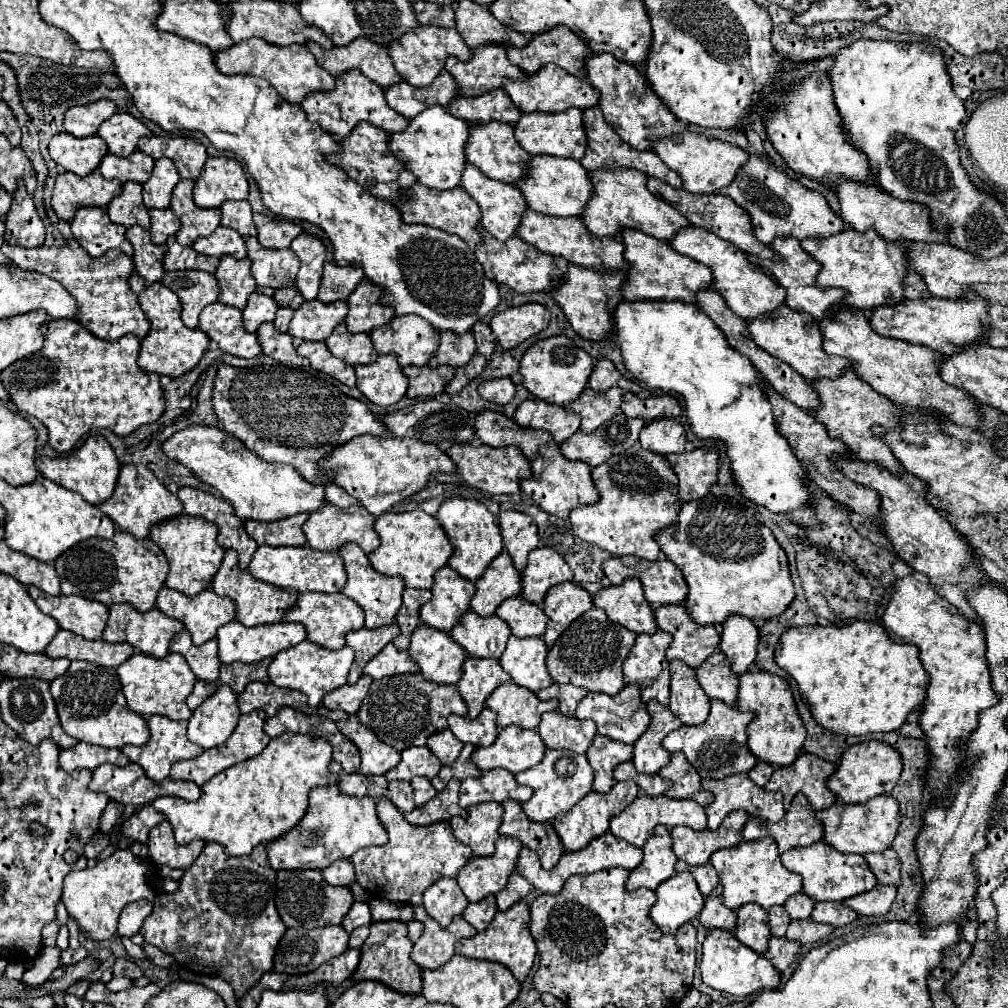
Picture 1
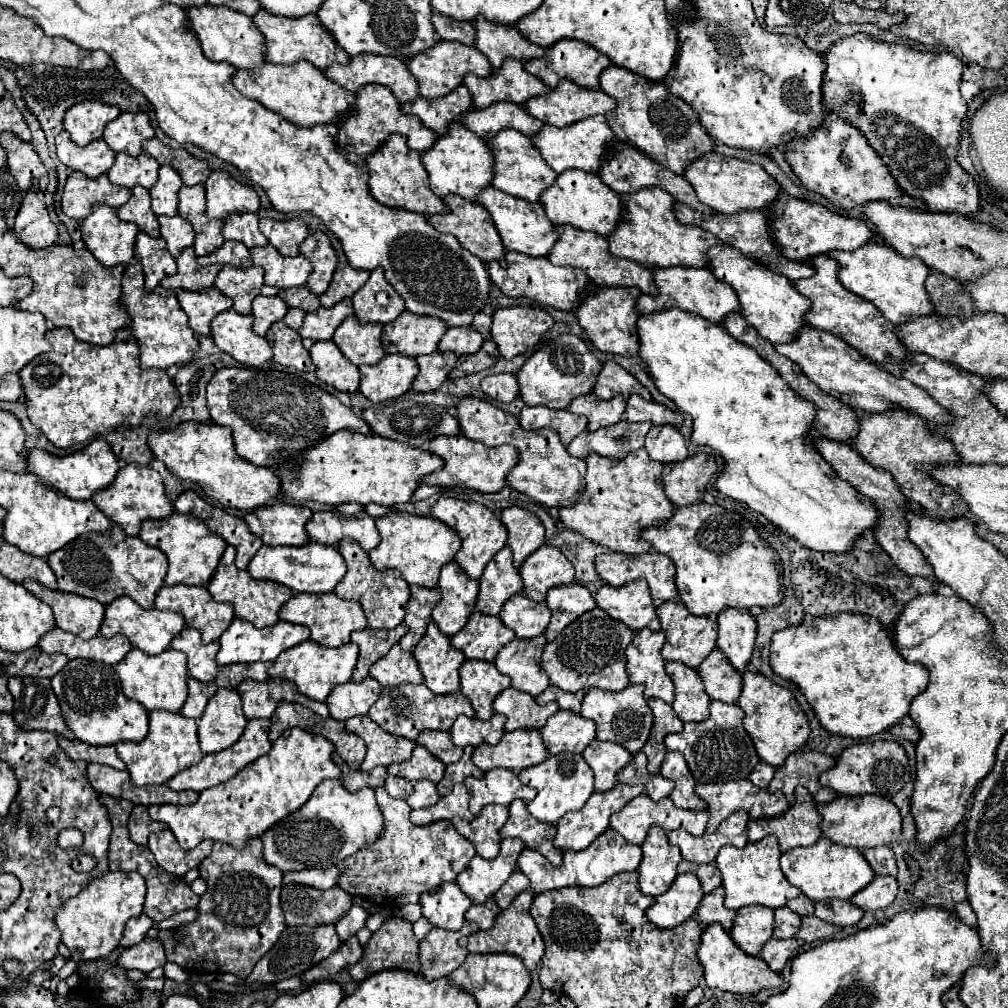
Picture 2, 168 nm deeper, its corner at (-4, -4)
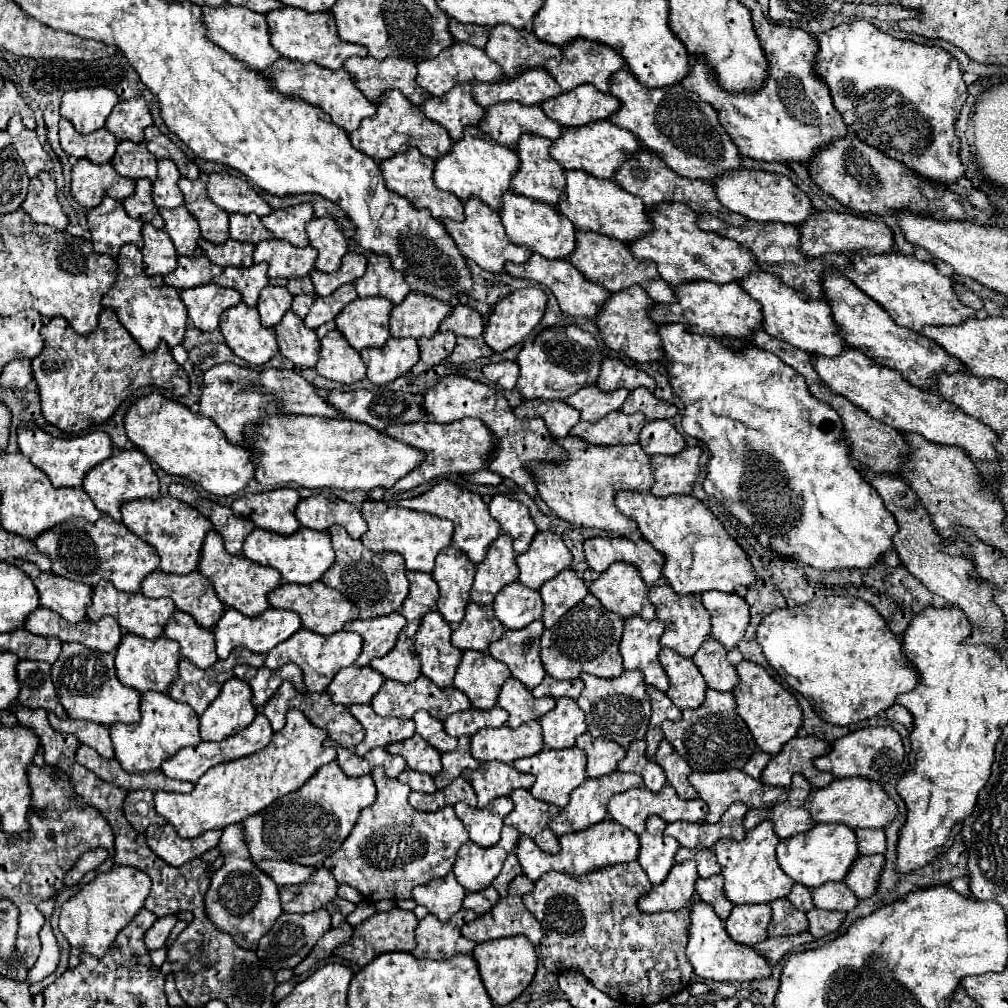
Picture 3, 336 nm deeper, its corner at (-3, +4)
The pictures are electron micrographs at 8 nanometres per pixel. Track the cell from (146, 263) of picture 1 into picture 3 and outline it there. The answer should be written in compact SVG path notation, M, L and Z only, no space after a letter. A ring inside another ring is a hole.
M144 223L142 229L144 235L144 247L142 247L142 259L144 259L144 271L146 275L168 275L178 265L178 257L174 251L174 243L170 235L166 235L164 229L156 229L150 223Z

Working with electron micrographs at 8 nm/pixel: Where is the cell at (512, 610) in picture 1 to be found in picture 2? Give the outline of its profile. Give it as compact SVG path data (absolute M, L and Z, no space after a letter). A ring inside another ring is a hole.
M515 595L503 605L499 617L519 639L533 639L545 633L549 625L549 607L525 595Z

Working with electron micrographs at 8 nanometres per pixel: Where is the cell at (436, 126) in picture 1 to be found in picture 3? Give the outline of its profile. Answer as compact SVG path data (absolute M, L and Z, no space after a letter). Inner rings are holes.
M466 127L464 139L454 143L448 155L436 159L434 169L434 183L438 189L454 193L460 201L466 199L480 199L488 207L500 211L502 209L502 195L510 189L510 181L518 171L518 155L506 147L500 147L488 135L484 135L478 127Z

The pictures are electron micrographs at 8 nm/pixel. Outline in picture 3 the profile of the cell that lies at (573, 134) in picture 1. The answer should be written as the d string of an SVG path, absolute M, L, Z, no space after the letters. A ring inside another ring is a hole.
M598 121L590 123L586 127L576 127L576 129L562 129L562 135L554 141L550 155L568 171L568 169L578 169L586 171L594 177L600 179L612 179L618 167L624 163L624 159L630 159L640 151L640 143L634 137L632 131L622 129L610 121Z

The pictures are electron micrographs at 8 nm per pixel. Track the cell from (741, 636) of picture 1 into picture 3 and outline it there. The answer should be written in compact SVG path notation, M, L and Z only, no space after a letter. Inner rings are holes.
M704 591L700 595L702 605L710 613L712 619L712 637L722 643L726 649L738 645L744 637L746 625L750 621L748 603L744 597L736 593L720 593L720 591Z

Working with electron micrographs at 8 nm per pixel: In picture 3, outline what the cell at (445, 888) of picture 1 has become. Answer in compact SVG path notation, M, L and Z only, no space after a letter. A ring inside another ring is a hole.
M448 873L442 879L432 879L426 885L418 885L412 891L412 899L418 905L424 905L440 921L448 921L454 913L462 909L462 899L466 891L456 881L454 873Z

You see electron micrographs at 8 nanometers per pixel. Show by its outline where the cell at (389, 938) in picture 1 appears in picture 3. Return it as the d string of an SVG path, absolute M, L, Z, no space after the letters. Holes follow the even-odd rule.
M392 907L390 911L376 911L370 919L354 927L354 935L350 937L350 943L342 943L336 947L336 955L342 959L348 959L356 963L358 967L368 965L374 957L388 953L388 951L412 951L416 947L414 943L414 929L418 925L418 919L414 911L404 911L400 907Z

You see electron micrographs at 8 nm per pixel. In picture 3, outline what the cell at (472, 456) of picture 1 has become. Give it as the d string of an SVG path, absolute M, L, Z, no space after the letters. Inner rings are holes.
M460 419L454 423L434 423L434 421L418 421L418 423L406 423L406 425L390 425L386 427L386 431L382 431L386 435L390 435L396 441L402 441L414 449L420 449L426 453L424 461L410 471L410 475L402 477L394 487L390 487L390 491L370 491L372 501L380 501L386 495L394 495L400 491L410 491L422 483L432 481L434 477L440 475L448 475L448 473L476 473L480 469L486 467L486 455L492 453L494 445L496 445L496 437L492 435L490 429L482 427L482 423L478 423L478 419Z

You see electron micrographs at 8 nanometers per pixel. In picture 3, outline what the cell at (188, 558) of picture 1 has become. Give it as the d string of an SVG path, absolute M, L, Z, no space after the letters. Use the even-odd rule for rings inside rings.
M164 495L158 499L134 499L122 505L124 525L136 533L140 539L156 547L160 555L160 569L164 573L192 573L198 569L200 549L206 533L212 529L212 523L200 515L194 507Z

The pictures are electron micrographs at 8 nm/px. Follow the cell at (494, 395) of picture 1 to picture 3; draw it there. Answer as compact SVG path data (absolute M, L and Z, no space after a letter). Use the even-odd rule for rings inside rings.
M502 361L502 363L492 363L484 365L482 373L486 379L496 383L502 389L514 389L516 379L518 379L518 363L516 361Z

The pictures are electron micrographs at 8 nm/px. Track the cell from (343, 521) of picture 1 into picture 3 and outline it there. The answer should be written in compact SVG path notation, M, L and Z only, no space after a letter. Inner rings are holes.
M318 493L306 499L300 499L296 505L296 517L302 527L326 531L330 525L342 525L352 539L360 539L366 533L366 521L360 515L360 509L332 493Z

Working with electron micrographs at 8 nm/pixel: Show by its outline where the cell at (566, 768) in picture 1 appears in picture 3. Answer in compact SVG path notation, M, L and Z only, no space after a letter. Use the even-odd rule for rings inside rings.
M578 747L560 749L560 751L544 749L538 755L514 761L514 769L520 773L536 775L536 783L530 789L536 799L546 801L546 803L554 803L558 807L566 807L566 803L570 801L570 793L586 779L586 753Z

